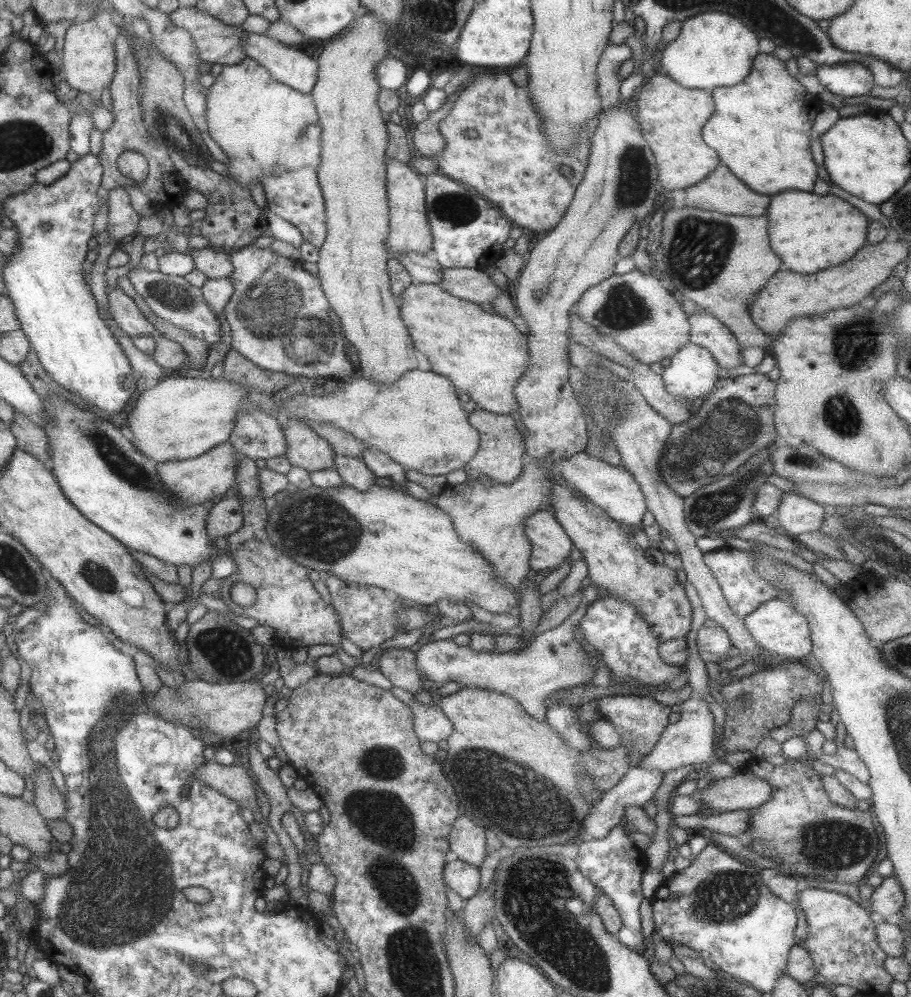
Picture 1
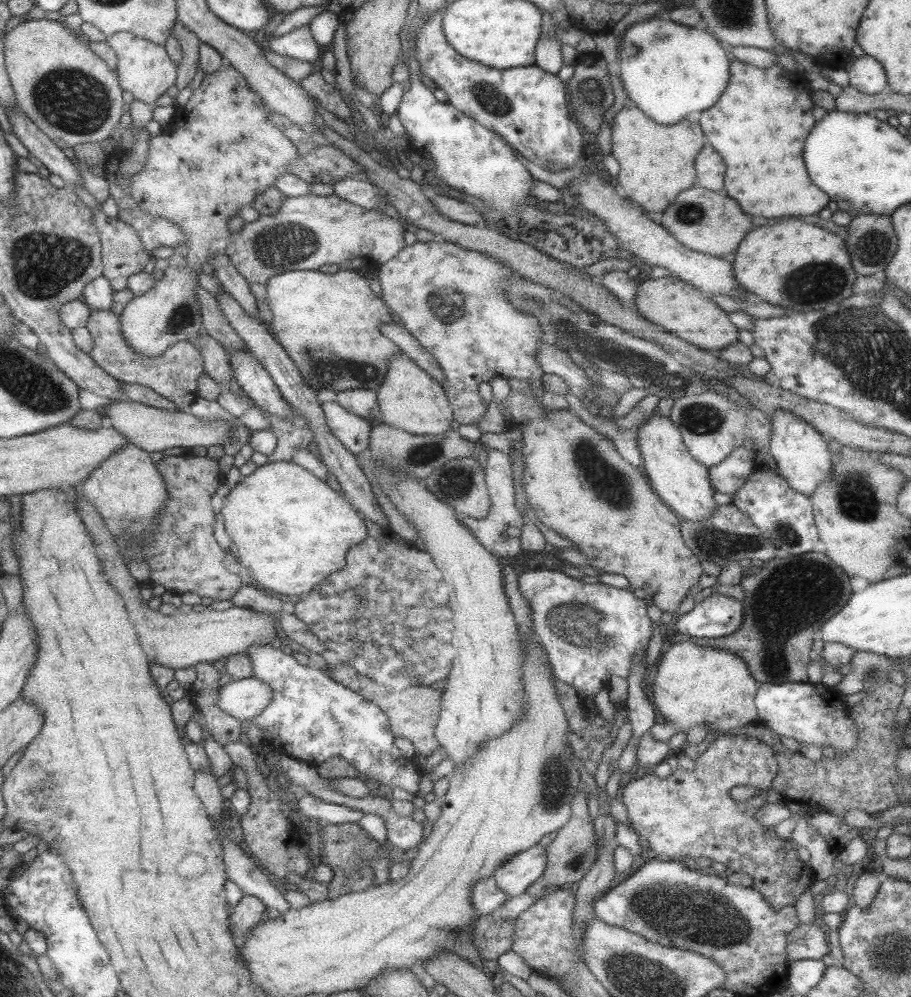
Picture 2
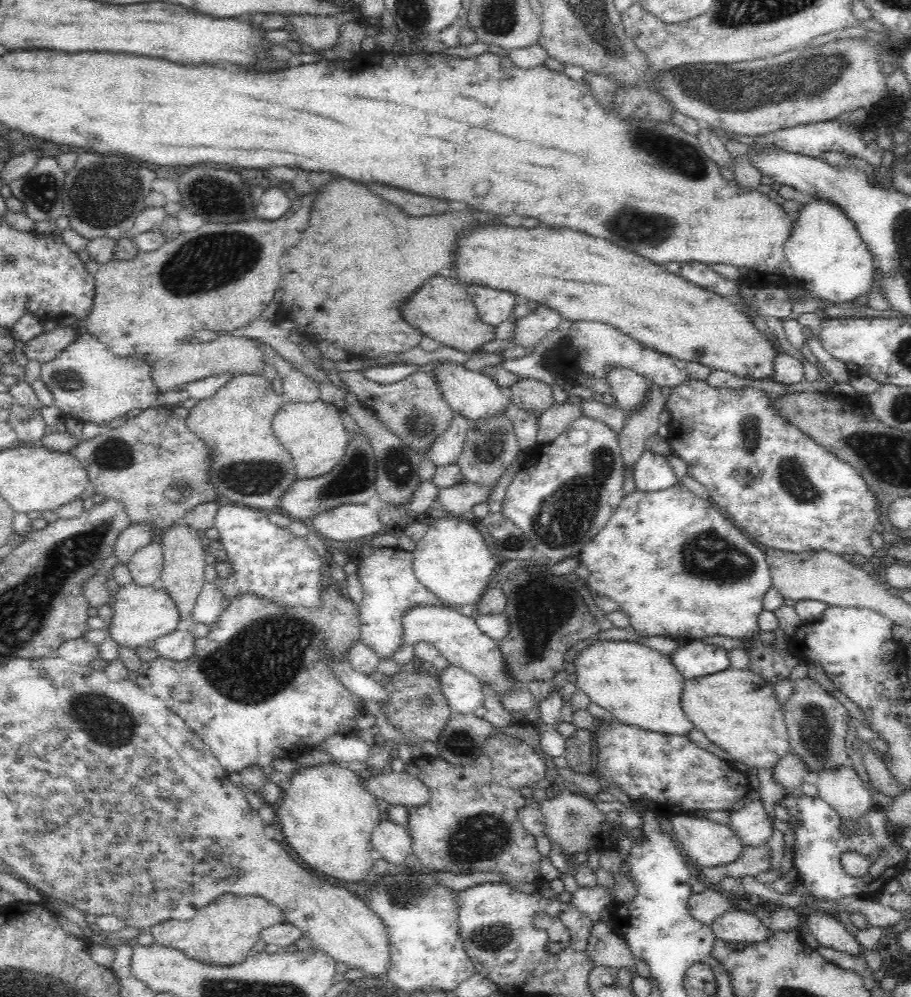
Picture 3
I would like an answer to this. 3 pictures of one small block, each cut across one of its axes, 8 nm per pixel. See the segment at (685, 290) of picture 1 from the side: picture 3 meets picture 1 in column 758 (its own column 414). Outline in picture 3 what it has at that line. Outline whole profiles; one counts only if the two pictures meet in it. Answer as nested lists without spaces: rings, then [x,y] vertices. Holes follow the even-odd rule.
[[[343,177],[333,179],[316,191],[316,200],[308,214],[308,226],[303,230],[300,242],[287,249],[279,260],[280,287],[284,294],[276,317],[299,324],[301,332],[312,332],[316,340],[328,340],[336,348],[347,351],[349,357],[375,359],[406,352],[420,345],[422,333],[404,321],[396,308],[398,302],[408,300],[412,292],[430,276],[438,274],[438,270],[452,268],[456,238],[472,224],[482,224],[482,220],[468,210],[424,218],[406,216],[398,206],[372,194],[366,185]]]

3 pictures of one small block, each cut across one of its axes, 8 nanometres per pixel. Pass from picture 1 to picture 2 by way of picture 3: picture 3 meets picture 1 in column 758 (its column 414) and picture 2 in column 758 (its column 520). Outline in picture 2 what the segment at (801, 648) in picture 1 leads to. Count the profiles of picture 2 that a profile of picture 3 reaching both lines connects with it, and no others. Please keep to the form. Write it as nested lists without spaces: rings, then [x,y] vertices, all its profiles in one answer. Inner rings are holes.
[[[675,642],[661,655],[651,674],[651,704],[658,721],[670,722],[686,733],[693,726],[705,726],[706,732],[730,734],[736,728],[757,721],[754,703],[757,682],[747,665],[721,649],[699,647],[692,642]]]

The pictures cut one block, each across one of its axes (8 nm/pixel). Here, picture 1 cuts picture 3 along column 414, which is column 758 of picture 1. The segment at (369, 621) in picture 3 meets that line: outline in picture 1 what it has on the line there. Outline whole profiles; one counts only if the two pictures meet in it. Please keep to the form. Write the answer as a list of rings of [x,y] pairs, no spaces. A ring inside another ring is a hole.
[[[723,547],[713,552],[703,553],[703,561],[715,578],[731,612],[740,619],[755,610],[761,603],[768,602],[779,594],[777,587],[773,587],[767,579],[763,579],[753,569],[753,562],[755,561],[751,559],[749,553],[743,553],[732,547]]]

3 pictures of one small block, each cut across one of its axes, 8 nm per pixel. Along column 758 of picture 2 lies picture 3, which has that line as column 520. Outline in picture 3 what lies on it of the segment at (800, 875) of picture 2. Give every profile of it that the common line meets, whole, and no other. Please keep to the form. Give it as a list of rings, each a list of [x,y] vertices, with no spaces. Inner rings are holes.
[[[513,730],[504,733],[494,733],[491,737],[488,737],[483,744],[482,756],[476,759],[475,763],[472,763],[470,766],[456,766],[446,762],[444,759],[428,756],[414,758],[412,761],[406,763],[404,771],[412,775],[412,777],[422,781],[424,785],[428,786],[431,792],[430,799],[424,805],[407,808],[407,831],[410,833],[412,853],[417,856],[418,860],[420,860],[426,868],[430,868],[430,870],[446,870],[446,872],[454,872],[454,874],[468,874],[468,872],[504,873],[504,875],[506,875],[506,880],[502,883],[506,883],[506,885],[520,891],[520,893],[536,893],[542,883],[542,878],[539,873],[541,856],[538,850],[536,850],[536,837],[524,830],[518,818],[518,810],[525,806],[525,796],[523,796],[519,790],[523,786],[528,787],[534,784],[534,782],[544,779],[544,774],[549,765],[550,763],[539,752],[532,749],[528,743],[522,741]]]

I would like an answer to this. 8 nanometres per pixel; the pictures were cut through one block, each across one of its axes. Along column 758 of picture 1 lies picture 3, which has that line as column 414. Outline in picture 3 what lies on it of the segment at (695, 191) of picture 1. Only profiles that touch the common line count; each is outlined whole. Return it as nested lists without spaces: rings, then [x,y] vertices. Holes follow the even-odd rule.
[[[370,183],[367,187],[368,190],[372,191],[372,194],[382,196],[384,200],[400,206],[410,216],[440,214],[440,212],[446,212],[448,206],[450,206],[448,200],[428,198],[428,196],[420,196],[420,194],[410,194],[406,190],[398,190],[398,188],[390,188],[390,186],[382,186],[382,184]]]

